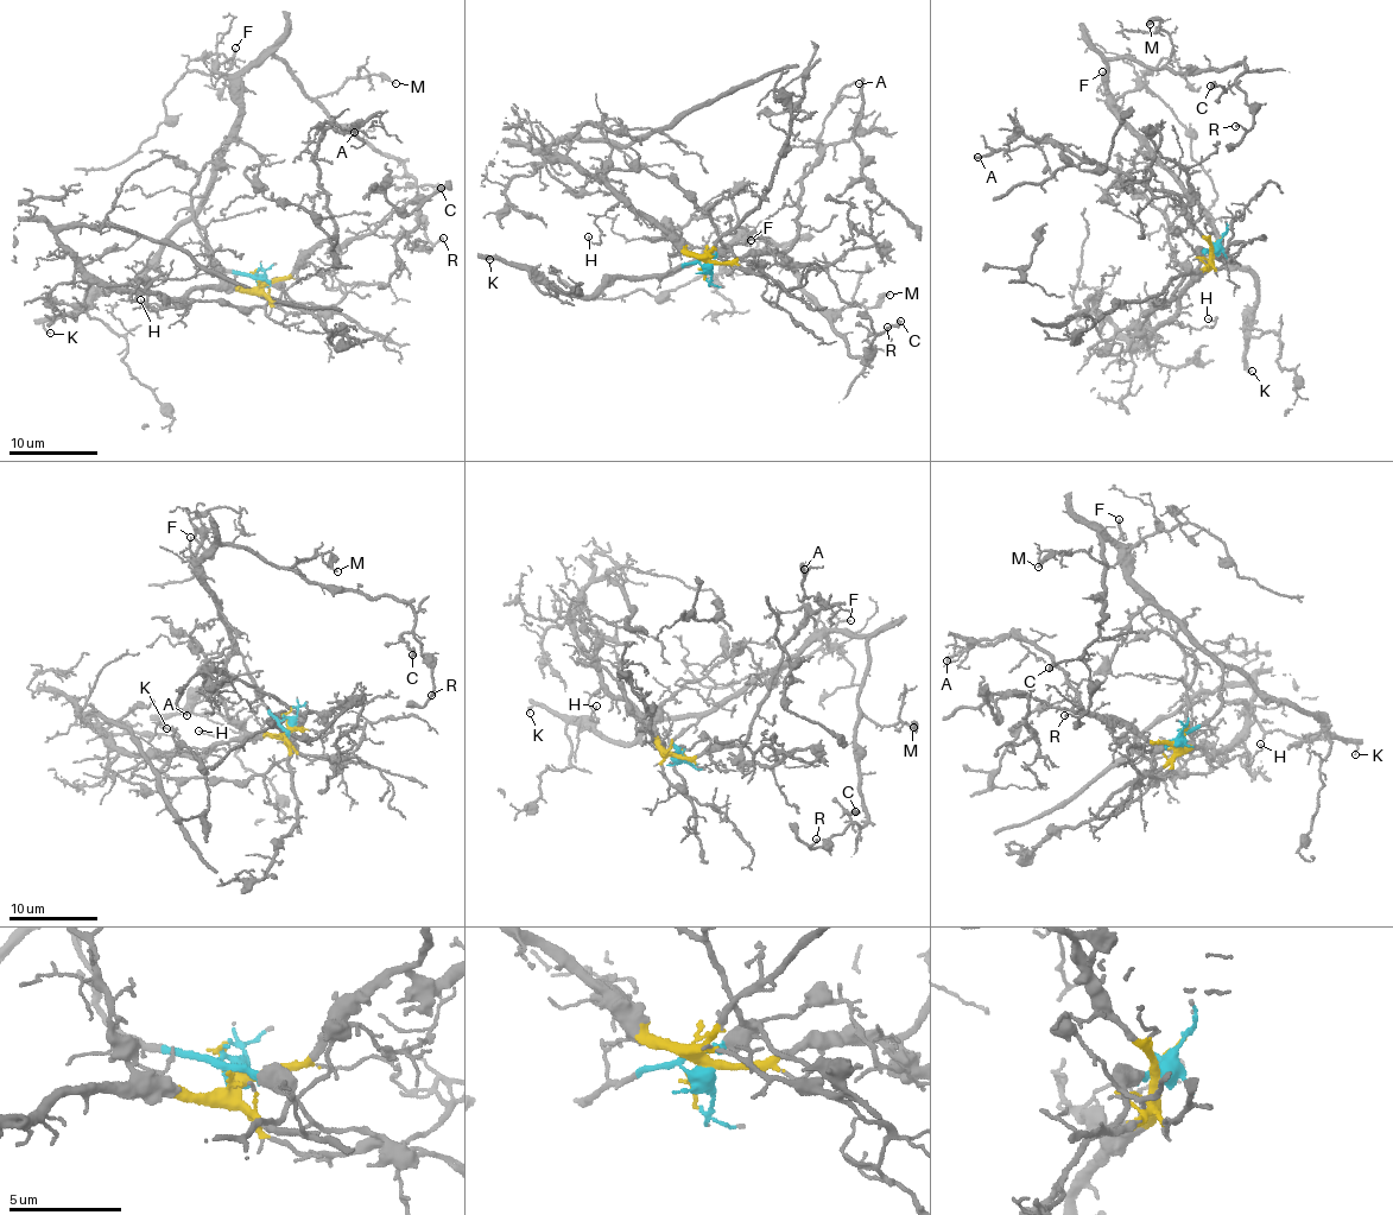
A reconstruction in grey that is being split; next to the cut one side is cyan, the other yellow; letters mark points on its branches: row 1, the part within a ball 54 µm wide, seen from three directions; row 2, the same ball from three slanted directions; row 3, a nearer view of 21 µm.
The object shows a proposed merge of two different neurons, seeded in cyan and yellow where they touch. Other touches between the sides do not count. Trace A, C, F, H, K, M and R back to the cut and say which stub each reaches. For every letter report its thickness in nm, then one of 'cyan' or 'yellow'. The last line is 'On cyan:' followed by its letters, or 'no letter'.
A: calibre 120 nm; yellow
C: calibre 320 nm; cyan
F: calibre 130 nm; cyan
H: calibre 100 nm; yellow
K: calibre 120 nm; cyan
M: calibre 130 nm; cyan
R: calibre 140 nm; cyan
On cyan: C, F, K, M, R

